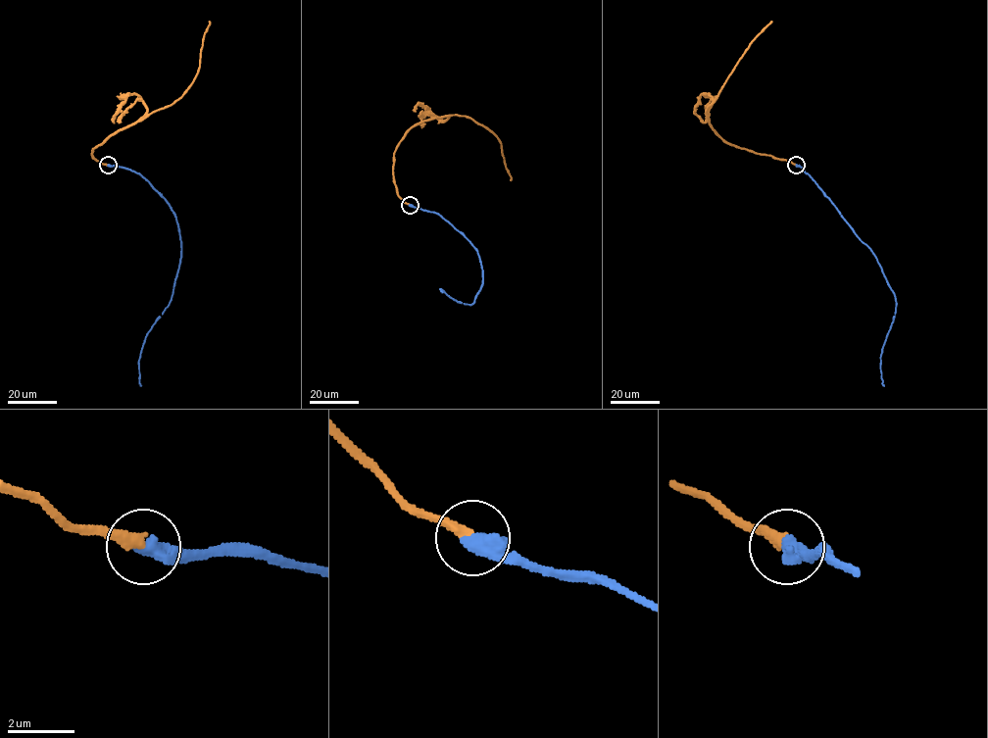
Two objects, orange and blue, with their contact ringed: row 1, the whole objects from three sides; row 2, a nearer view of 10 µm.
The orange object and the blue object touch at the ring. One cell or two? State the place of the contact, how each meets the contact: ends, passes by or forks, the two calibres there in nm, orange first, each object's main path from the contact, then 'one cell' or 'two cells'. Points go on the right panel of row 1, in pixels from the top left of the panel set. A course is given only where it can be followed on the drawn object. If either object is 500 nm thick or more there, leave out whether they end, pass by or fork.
place (796, 165); calibres 340 and 500 nm; course orange (796, 165), (726, 143), (709, 124), (707, 114), (749, 44), (772, 21); course blue (796, 165), (830, 200), (870, 250), (893, 292), (896, 305), (880, 361), (884, 385); one cell

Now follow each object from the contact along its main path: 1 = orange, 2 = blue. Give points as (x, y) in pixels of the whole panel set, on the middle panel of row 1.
1: (410, 205), (393, 179), (395, 148), (413, 126), (435, 118), (464, 116), (487, 128), (500, 143), (511, 180)
2: (410, 205), (440, 215), (477, 252), (482, 283), (474, 302), (470, 305), (457, 302), (440, 288), (442, 292)

